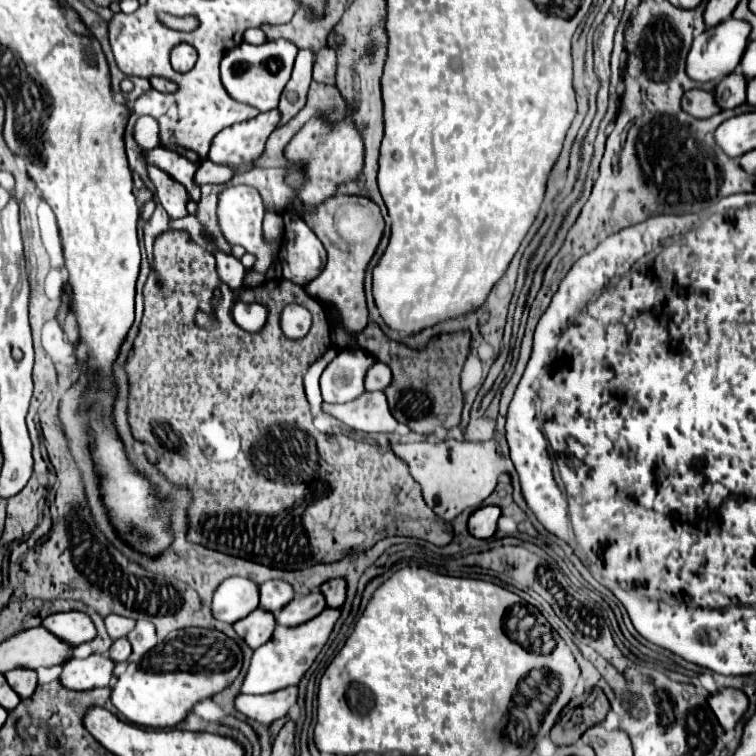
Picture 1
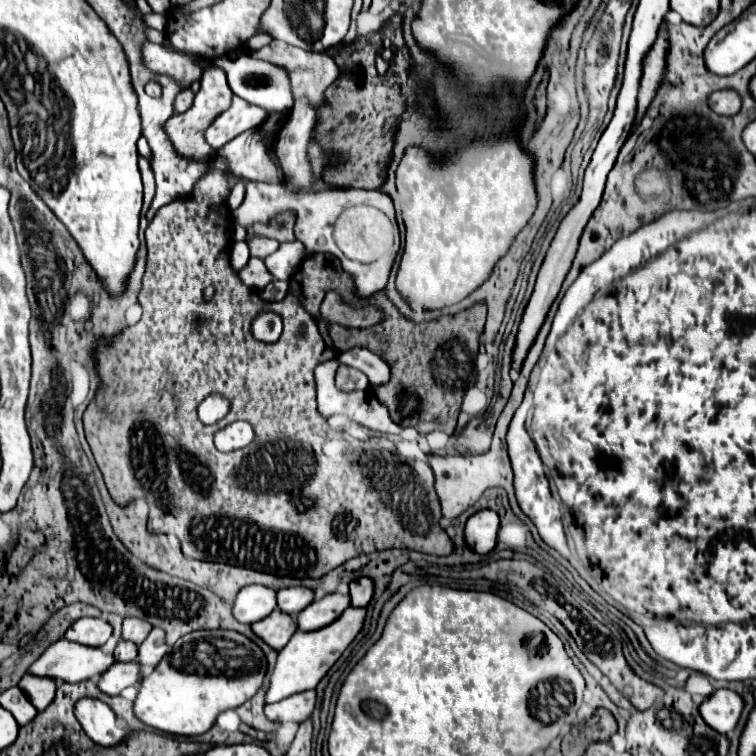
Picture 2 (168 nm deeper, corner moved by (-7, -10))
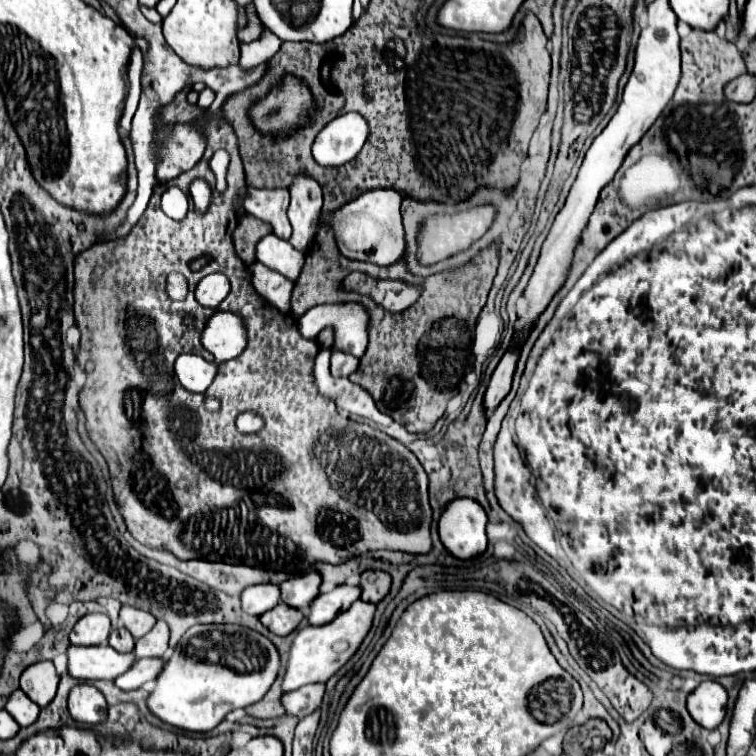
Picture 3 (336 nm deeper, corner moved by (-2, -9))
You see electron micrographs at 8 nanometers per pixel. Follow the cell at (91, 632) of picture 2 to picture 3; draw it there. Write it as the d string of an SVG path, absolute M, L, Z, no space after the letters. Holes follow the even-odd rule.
M91 613L75 623L69 641L73 645L105 645L109 631L111 631L109 617L103 613Z

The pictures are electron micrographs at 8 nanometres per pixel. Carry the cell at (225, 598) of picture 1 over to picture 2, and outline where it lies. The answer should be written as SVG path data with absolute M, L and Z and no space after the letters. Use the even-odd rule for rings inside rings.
M244 586L234 602L234 618L238 622L254 624L276 608L276 592L268 586Z

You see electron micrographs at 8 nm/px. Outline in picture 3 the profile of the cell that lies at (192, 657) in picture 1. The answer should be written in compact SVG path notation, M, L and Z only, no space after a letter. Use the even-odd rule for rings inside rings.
M193 625L157 675L147 707L167 725L207 733L229 711L257 703L269 691L277 673L279 653L261 633L241 625Z

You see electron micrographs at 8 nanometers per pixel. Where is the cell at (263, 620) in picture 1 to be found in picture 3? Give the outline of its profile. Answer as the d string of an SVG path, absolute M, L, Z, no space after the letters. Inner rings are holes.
M279 603L277 607L273 607L271 611L263 613L259 617L259 621L275 635L279 637L285 637L289 633L293 633L297 629L297 625L301 623L303 619L303 613L299 609L293 609L293 607L287 607L285 603Z

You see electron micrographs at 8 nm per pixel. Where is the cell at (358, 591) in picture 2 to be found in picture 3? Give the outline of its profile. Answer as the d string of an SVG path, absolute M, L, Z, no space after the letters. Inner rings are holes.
M365 571L361 575L361 599L377 603L385 597L391 585L391 577L385 571Z

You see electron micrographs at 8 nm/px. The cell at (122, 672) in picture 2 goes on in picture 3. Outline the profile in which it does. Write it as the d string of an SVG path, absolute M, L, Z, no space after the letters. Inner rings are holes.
M137 659L123 675L119 675L113 683L123 689L139 689L143 683L153 681L155 675L159 675L159 667L163 667L163 659Z

